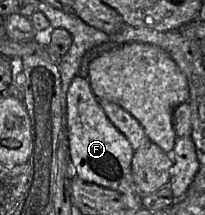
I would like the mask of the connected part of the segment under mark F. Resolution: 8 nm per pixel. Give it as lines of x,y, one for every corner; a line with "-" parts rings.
77,74
66,95
69,158
83,181
128,193
135,191
131,173
134,150
128,139
113,125
93,93
88,78

